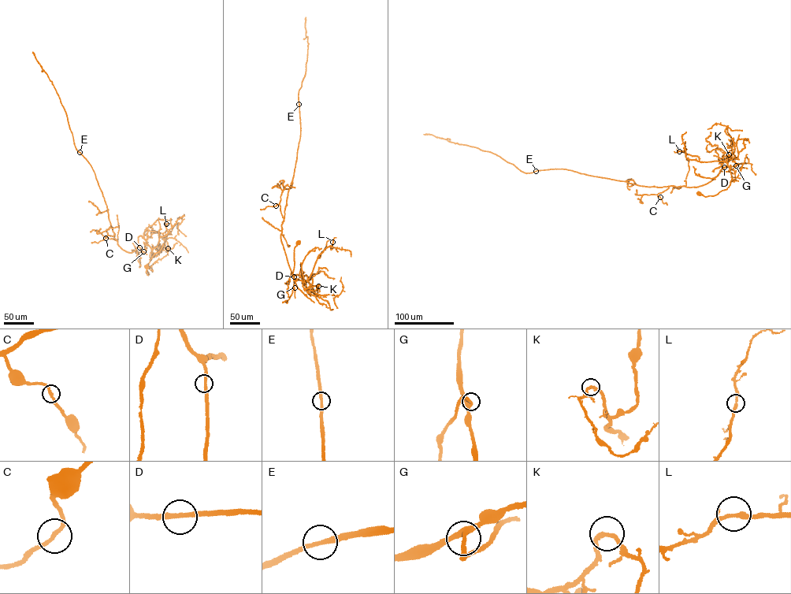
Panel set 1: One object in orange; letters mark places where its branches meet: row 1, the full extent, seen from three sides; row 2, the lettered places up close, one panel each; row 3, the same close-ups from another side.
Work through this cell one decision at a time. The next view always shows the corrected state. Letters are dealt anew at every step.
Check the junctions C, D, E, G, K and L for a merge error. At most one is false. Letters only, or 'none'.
none

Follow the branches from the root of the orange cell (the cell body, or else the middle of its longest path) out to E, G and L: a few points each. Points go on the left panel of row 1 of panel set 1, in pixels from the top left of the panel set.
E: (146, 266), (148, 275), (151, 247), (141, 235), (138, 246), (131, 252), (118, 245), (94, 173), (79, 152)
G: (146, 266), (148, 275), (146, 268), (151, 258), (151, 249), (140, 235), (138, 244), (143, 251)
L: (146, 266), (148, 275), (146, 268), (151, 258), (151, 249), (157, 246), (160, 237), (167, 235), (166, 224)

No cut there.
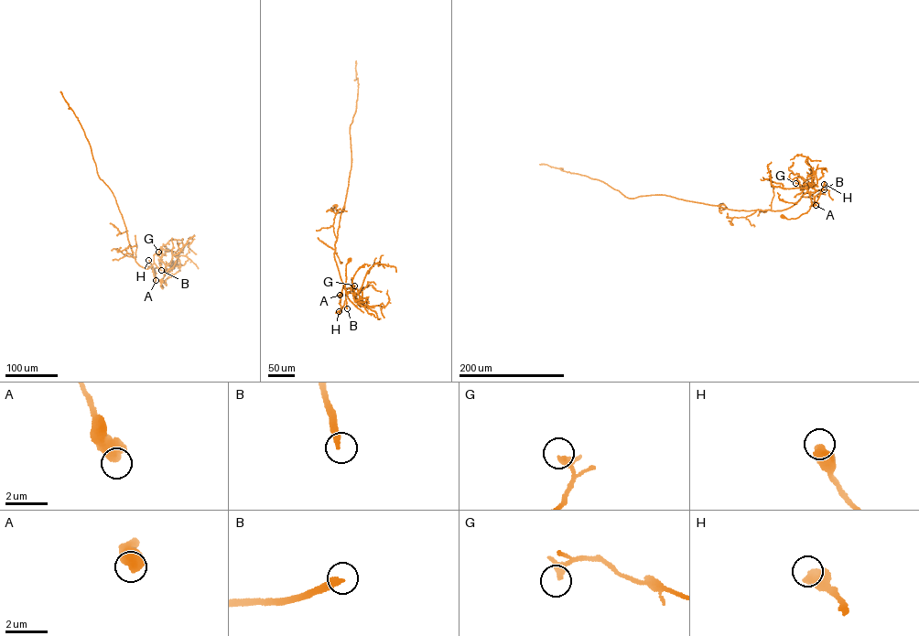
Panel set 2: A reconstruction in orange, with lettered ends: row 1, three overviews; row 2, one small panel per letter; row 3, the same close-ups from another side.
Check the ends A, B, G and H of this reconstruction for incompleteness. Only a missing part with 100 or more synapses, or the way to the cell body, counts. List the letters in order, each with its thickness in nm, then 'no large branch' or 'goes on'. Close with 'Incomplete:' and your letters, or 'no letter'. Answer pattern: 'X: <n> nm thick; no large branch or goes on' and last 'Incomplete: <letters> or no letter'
A: 650 nm thick; no large branch
B: 280 nm thick; goes on
G: 360 nm thick; no large branch
H: 600 nm thick; no large branch
Incomplete: B

